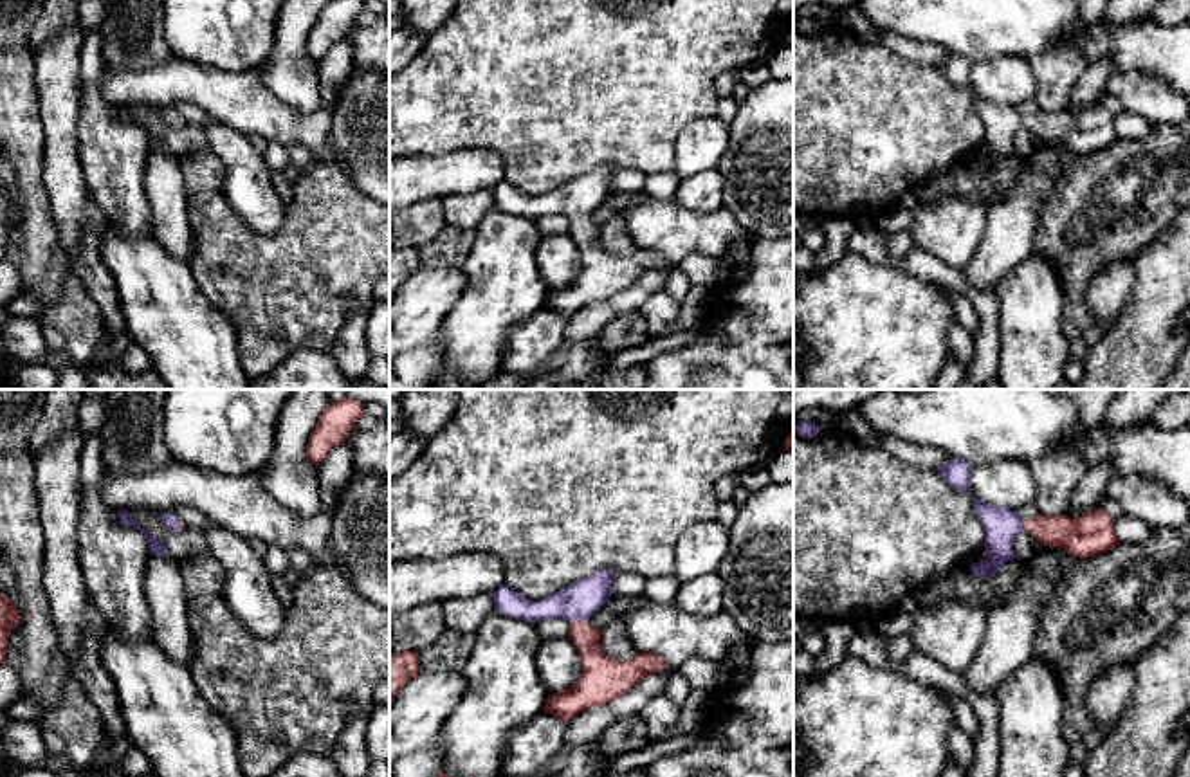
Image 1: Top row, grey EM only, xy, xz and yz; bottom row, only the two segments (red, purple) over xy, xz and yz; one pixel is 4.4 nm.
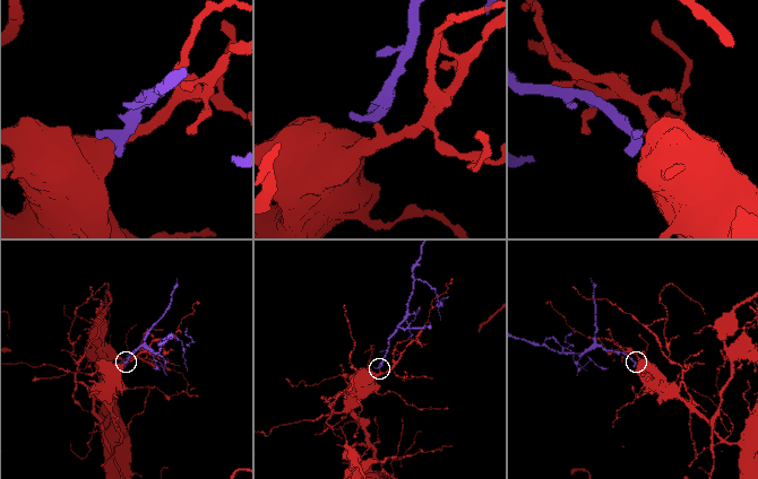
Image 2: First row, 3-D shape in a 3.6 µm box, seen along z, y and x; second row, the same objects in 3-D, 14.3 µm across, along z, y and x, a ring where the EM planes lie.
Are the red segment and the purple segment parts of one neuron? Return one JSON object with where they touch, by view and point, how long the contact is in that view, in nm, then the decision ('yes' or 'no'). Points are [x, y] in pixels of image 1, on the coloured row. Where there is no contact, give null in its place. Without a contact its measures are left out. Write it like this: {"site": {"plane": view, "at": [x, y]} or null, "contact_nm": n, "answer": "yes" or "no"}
{"site": {"plane": "xz", "at": [577, 622]}, "contact_nm": 80, "answer": "yes"}

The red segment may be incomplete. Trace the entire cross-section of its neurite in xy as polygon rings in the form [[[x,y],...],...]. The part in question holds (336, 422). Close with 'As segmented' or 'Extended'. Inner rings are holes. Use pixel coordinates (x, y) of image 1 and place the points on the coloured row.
[[[353,397],[328,404],[308,438],[307,460],[319,467],[334,447],[348,440],[352,427],[362,415],[364,404]]]. As segmented

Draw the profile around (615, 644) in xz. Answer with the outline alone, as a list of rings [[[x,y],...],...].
[[[613,620],[600,631],[600,651],[618,662],[626,662],[636,656],[635,645],[629,642],[629,636],[620,620]]]

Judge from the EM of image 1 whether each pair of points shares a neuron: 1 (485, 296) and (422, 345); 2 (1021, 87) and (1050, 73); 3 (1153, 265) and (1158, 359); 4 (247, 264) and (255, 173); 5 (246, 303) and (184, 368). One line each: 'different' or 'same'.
1: different
2: different
3: same
4: different
5: different

